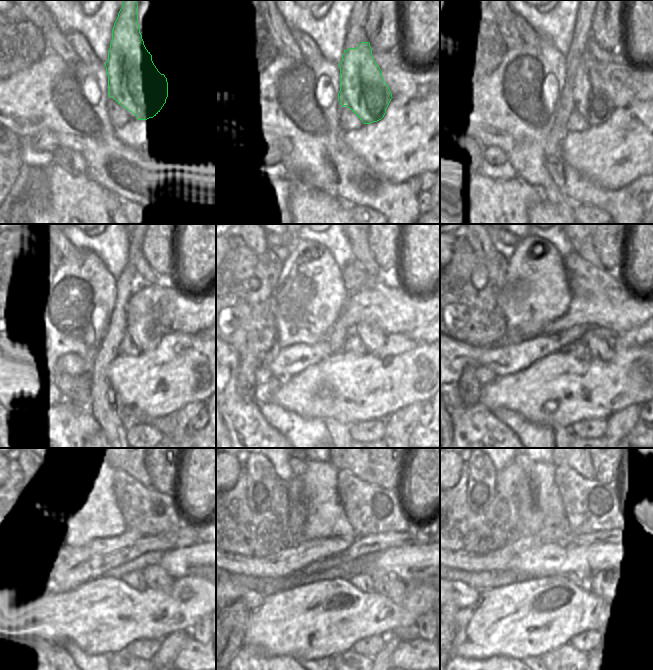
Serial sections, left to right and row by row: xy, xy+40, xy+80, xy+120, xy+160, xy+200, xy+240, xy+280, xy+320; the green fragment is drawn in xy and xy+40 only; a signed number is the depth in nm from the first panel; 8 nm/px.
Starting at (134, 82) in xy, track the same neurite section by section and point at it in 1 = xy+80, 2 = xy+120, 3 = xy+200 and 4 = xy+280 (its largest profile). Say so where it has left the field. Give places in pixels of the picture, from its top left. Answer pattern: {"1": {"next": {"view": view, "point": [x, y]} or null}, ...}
{"1": {"next": {"view": "xy+80", "point": [591, 99]}}, "2": {"next": {"view": "xy+120", "point": [146, 332]}}, "3": {"next": {"view": "xy+200", "point": [600, 349]}}, "4": {"next": {"view": "xy+280", "point": [387, 584]}}}

